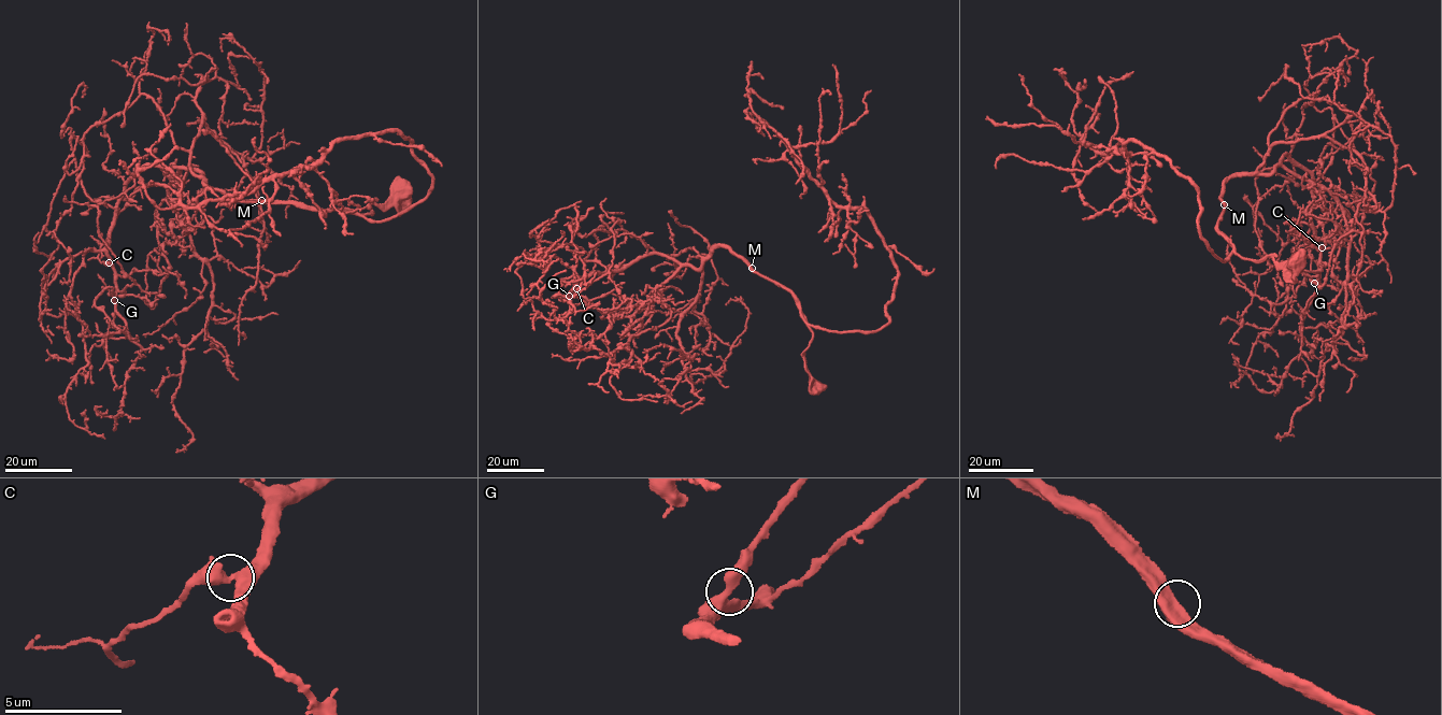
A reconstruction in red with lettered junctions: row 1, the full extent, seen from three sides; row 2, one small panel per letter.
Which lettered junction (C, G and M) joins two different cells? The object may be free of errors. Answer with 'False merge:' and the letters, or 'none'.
False merge: none

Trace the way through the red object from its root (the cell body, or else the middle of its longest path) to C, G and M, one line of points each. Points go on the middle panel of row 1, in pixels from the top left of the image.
C: (815, 386), (799, 304), (729, 248), (717, 246), (699, 269), (645, 255), (576, 288)
G: (815, 386), (799, 304), (729, 248), (717, 246), (699, 269), (645, 255), (591, 274), (569, 296)
M: (815, 386), (812, 385), (803, 357), (812, 331), (799, 304), (785, 287), (760, 276), (752, 268)

